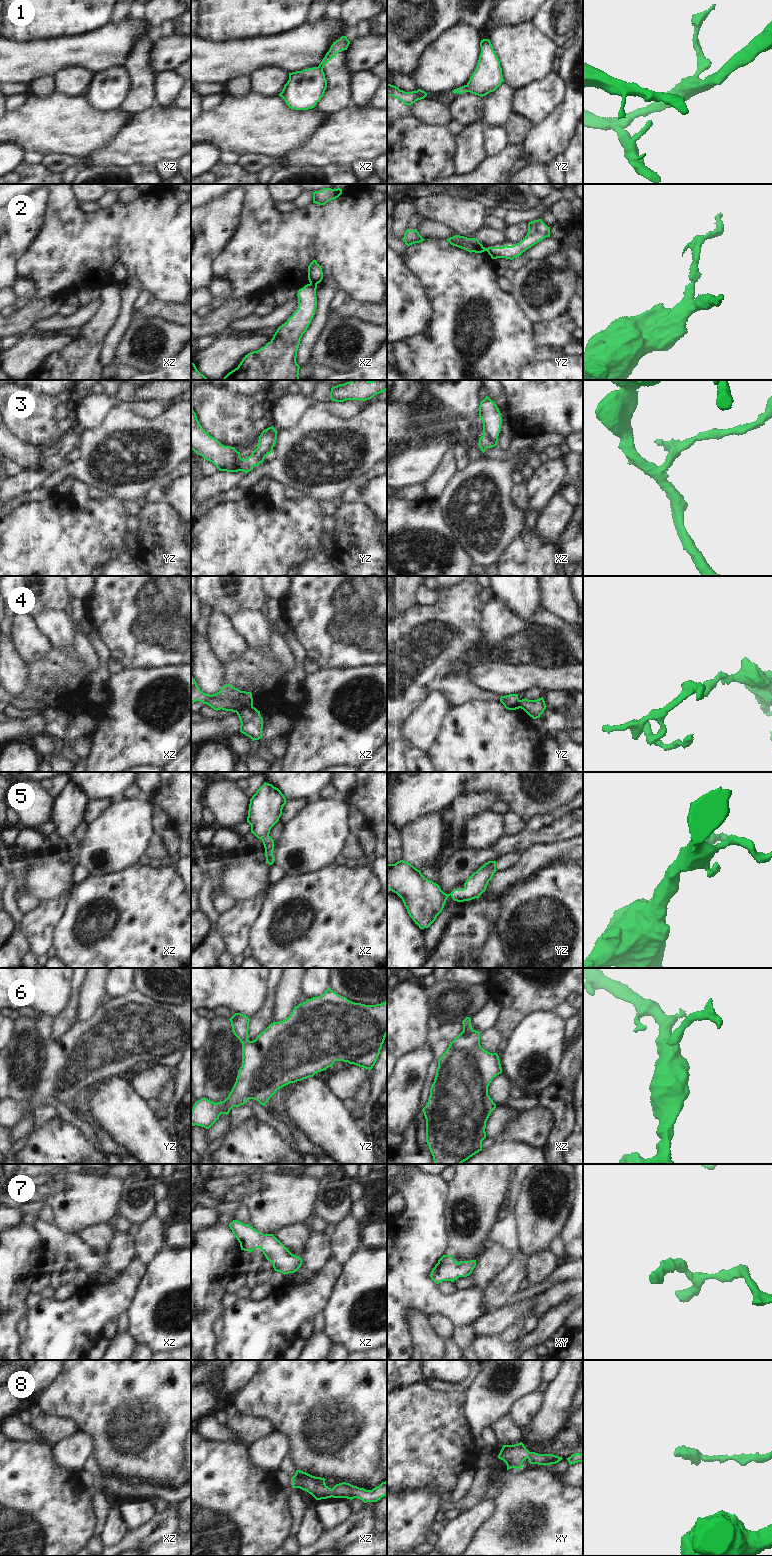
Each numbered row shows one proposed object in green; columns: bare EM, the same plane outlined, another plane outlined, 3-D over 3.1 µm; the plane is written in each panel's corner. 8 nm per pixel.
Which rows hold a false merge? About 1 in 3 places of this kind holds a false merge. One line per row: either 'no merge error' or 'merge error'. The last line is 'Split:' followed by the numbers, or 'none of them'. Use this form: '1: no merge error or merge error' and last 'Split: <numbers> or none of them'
1: merge error
2: merge error
3: merge error
4: merge error
5: no merge error
6: no merge error
7: no merge error
8: no merge error
Split: 1, 2, 3, 4

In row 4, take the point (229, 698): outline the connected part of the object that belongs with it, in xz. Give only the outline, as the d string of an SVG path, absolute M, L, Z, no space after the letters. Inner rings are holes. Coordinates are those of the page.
M191 677L191 705L196 701L207 704L216 711L222 709L234 713L242 708L253 706L251 692L241 691L226 684L219 692L210 695L201 691L194 678Z

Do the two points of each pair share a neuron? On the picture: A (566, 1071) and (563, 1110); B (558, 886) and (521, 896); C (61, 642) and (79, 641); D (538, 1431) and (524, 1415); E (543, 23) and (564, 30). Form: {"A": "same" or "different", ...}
{"A": "same", "B": "same", "C": "different", "D": "different", "E": "same"}

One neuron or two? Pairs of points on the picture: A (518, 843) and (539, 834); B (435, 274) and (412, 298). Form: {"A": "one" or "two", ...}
{"A": "one", "B": "two"}

